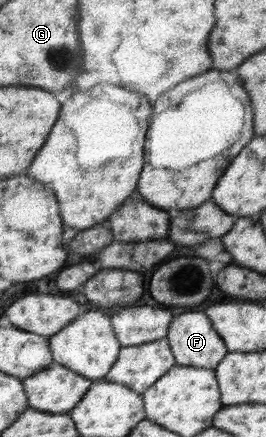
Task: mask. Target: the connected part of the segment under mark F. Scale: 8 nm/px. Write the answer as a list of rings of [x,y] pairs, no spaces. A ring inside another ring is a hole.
[[[186,312],[173,318],[167,337],[178,365],[215,369],[229,353],[223,335],[204,312]]]

